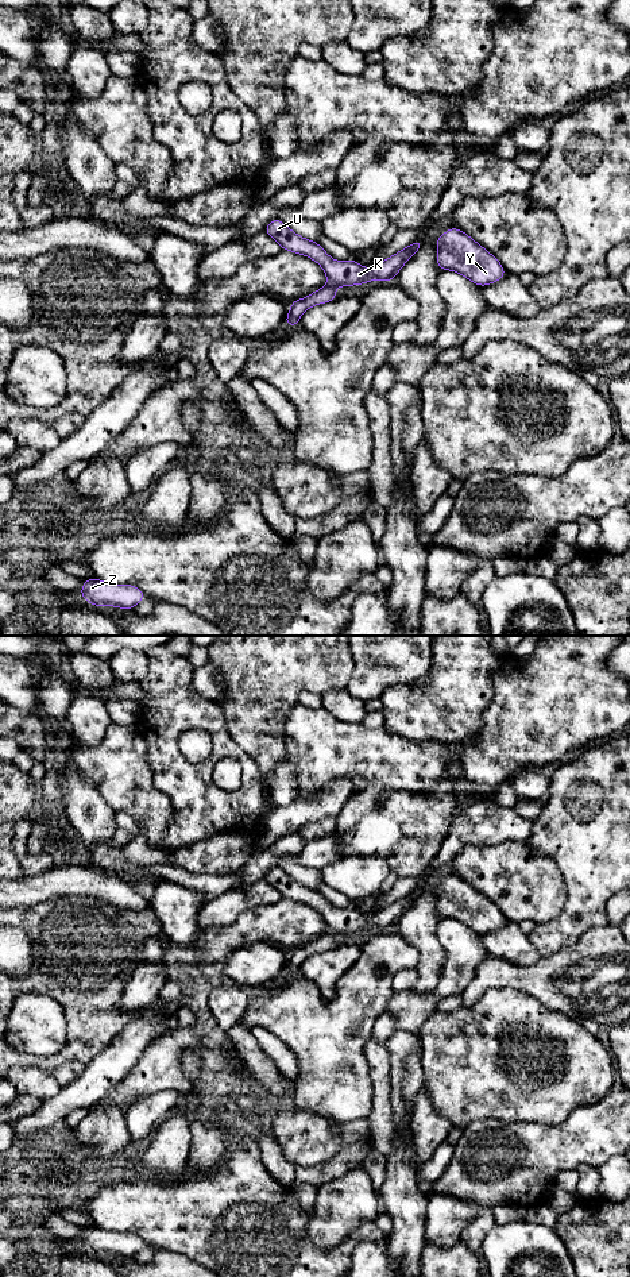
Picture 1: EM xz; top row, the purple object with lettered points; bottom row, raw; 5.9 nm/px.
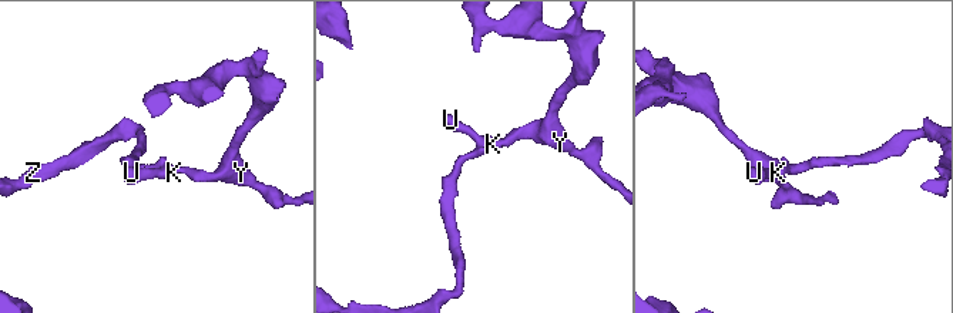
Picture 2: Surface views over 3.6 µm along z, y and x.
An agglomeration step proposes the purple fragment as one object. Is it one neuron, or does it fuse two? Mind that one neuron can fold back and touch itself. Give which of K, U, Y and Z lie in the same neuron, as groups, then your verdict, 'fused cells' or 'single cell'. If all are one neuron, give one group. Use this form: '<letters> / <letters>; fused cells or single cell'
K U Y / Z; fused cells

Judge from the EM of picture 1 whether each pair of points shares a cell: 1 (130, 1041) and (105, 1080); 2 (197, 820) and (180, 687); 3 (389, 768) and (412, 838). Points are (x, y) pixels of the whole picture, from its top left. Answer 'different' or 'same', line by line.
1: same
2: same
3: different

